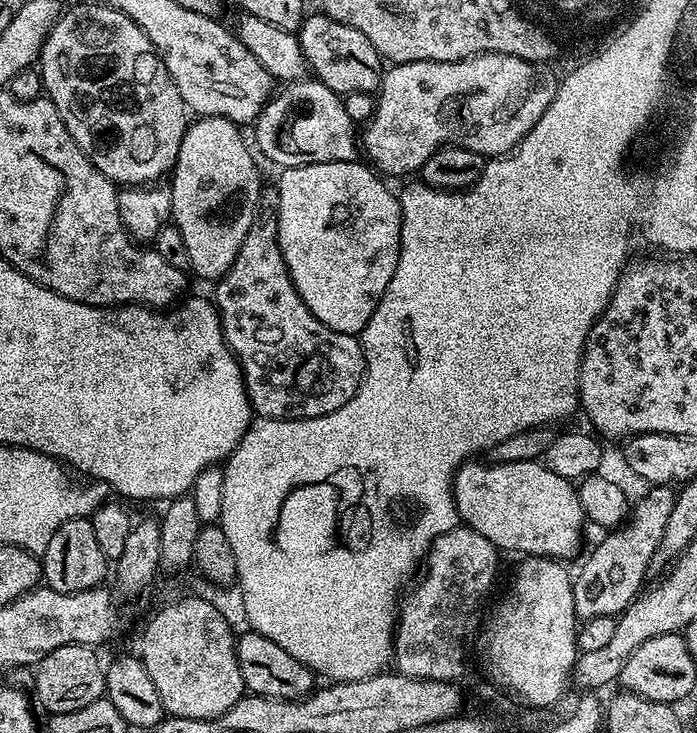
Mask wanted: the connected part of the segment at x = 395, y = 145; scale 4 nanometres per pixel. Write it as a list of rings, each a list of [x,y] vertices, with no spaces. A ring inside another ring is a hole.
[[[482,52],[469,60],[449,64],[415,60],[389,67],[375,93],[372,115],[362,128],[363,155],[368,155],[367,159],[385,177],[419,173],[426,158],[445,146],[465,148],[485,158],[507,156],[522,138],[526,138],[526,134],[530,134],[538,118],[546,114],[550,102],[556,97],[557,77],[552,77],[544,68],[547,67],[531,64],[517,56],[493,52]]]

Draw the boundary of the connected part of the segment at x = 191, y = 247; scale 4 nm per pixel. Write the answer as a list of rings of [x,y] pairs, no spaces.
[[[221,116],[193,119],[182,138],[176,165],[170,173],[172,220],[186,242],[188,268],[194,275],[209,282],[221,280],[226,270],[234,266],[234,258],[238,258],[238,250],[242,250],[242,242],[246,242],[250,226],[258,219],[256,207],[260,204],[260,172],[256,169],[256,160],[240,132],[243,131],[233,120]]]

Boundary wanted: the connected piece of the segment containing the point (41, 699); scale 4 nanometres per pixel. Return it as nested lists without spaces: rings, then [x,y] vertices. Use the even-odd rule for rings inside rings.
[[[71,644],[58,646],[58,650],[50,650],[35,665],[37,705],[45,708],[45,713],[66,714],[70,710],[82,710],[82,706],[90,706],[90,702],[101,699],[105,695],[105,665],[100,665],[100,656],[90,644]]]

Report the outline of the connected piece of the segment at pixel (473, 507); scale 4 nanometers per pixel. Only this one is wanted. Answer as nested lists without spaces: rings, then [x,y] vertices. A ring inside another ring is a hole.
[[[540,460],[530,462],[506,462],[493,464],[465,462],[452,480],[452,497],[456,503],[456,515],[463,527],[482,534],[501,553],[524,552],[525,557],[565,558],[580,548],[580,531],[586,525],[586,517],[580,505],[580,493],[573,481],[554,474]]]

